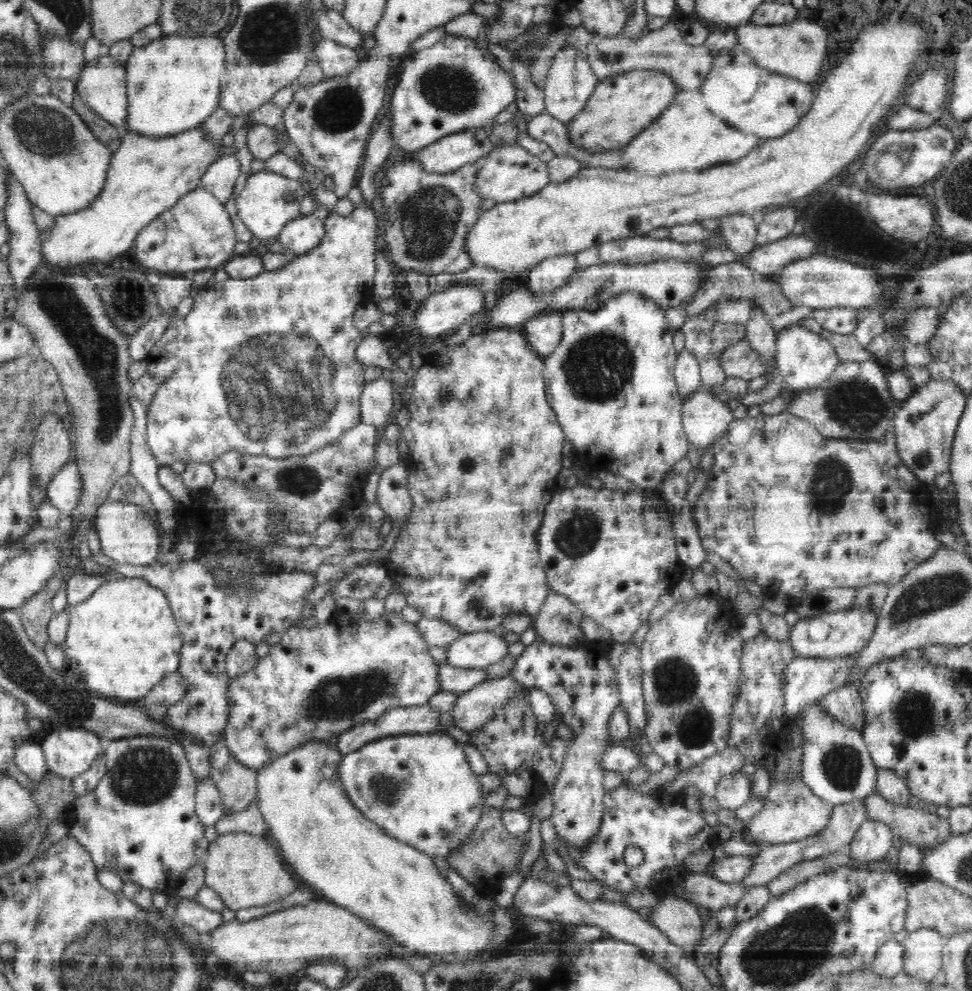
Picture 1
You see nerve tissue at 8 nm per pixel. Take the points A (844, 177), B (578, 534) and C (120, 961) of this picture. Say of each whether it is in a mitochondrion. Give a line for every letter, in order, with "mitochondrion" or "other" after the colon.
A: other
B: mitochondrion
C: mitochondrion

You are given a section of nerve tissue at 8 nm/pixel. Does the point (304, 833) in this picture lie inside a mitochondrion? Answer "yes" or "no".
no

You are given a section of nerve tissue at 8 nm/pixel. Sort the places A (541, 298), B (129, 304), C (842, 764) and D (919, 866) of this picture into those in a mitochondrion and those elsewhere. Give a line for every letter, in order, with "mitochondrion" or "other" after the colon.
A: other
B: mitochondrion
C: mitochondrion
D: other

